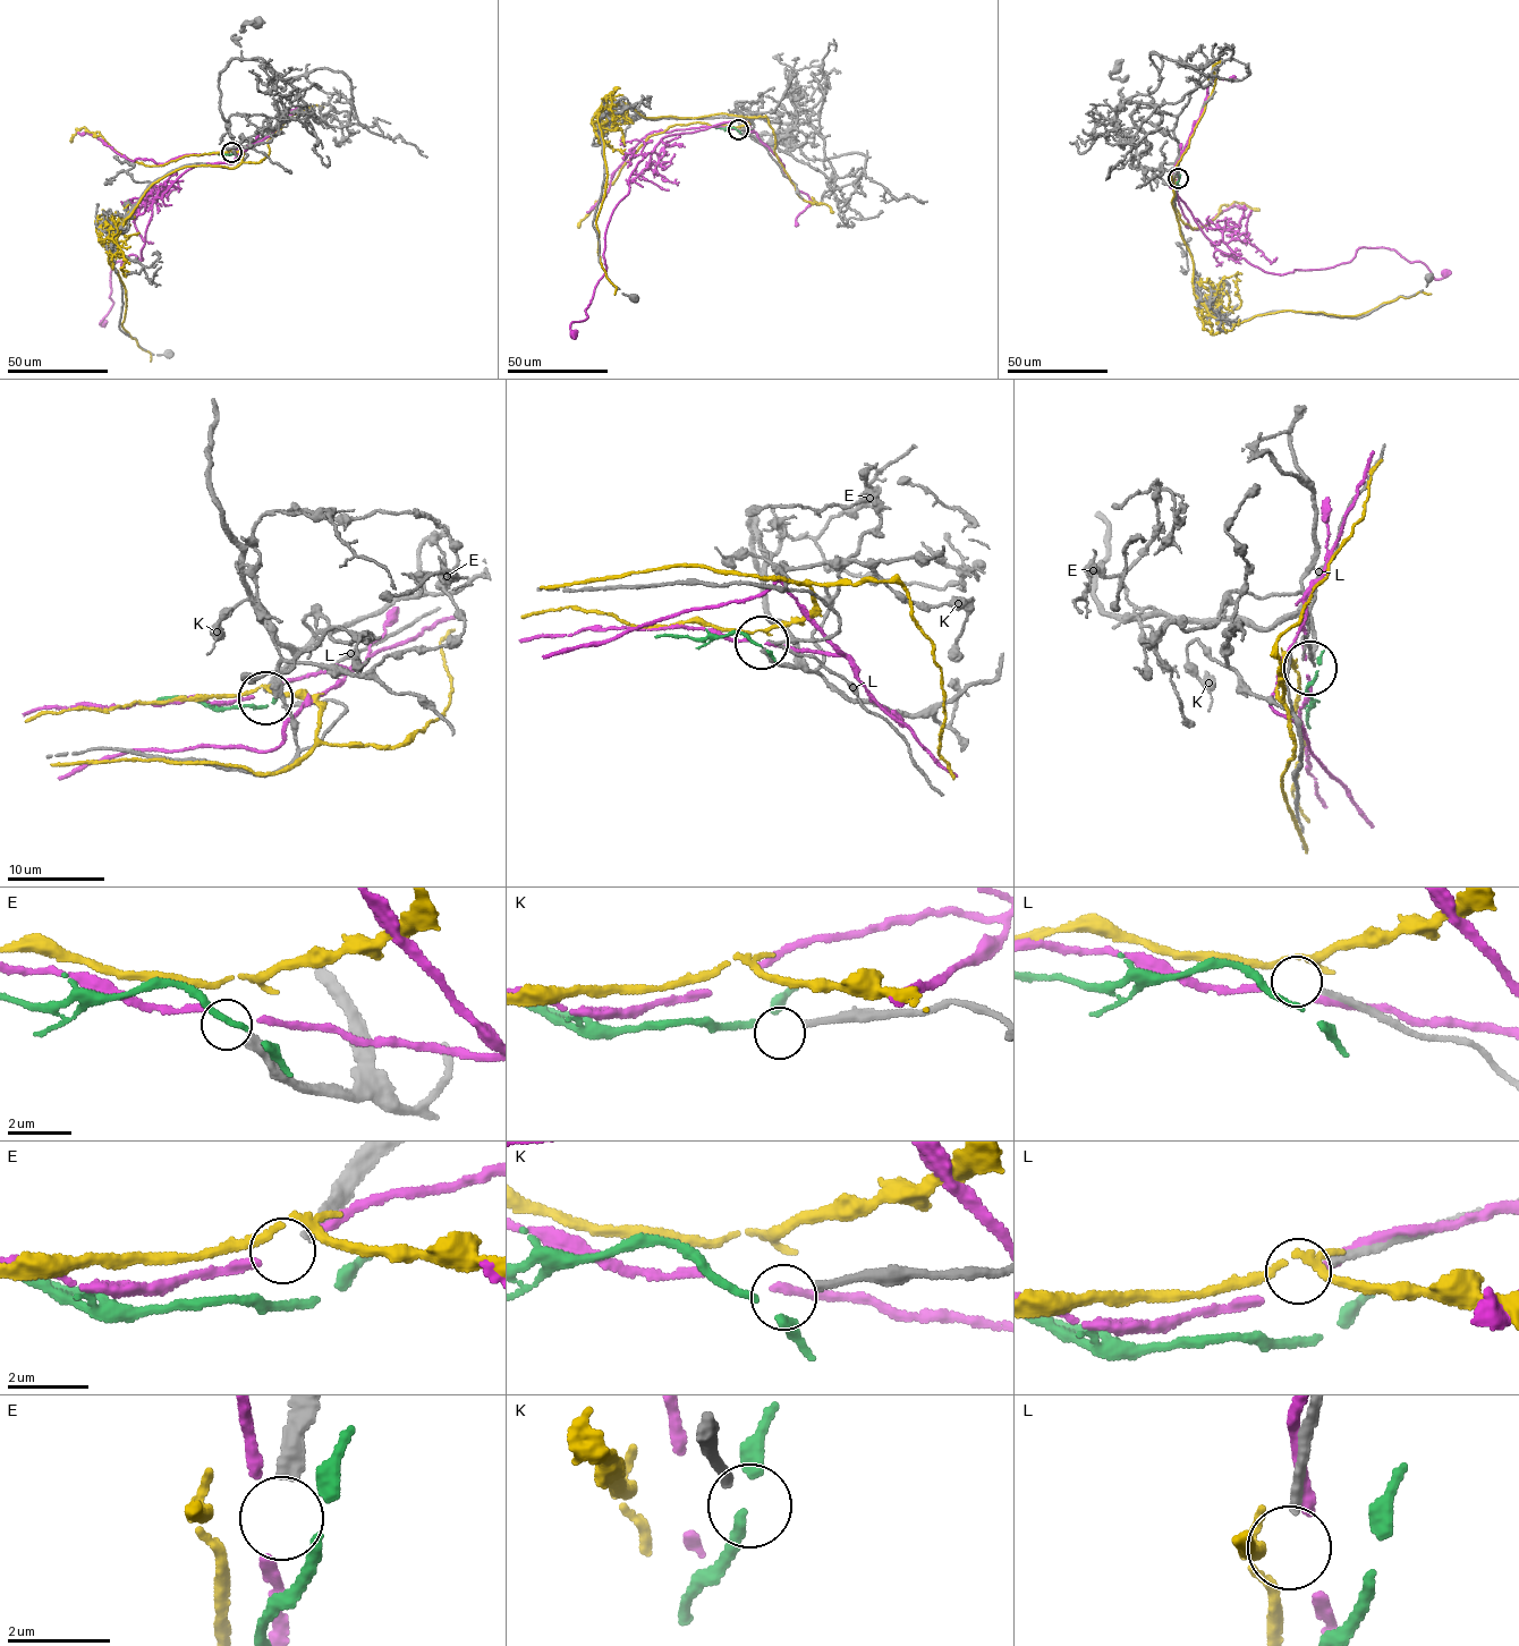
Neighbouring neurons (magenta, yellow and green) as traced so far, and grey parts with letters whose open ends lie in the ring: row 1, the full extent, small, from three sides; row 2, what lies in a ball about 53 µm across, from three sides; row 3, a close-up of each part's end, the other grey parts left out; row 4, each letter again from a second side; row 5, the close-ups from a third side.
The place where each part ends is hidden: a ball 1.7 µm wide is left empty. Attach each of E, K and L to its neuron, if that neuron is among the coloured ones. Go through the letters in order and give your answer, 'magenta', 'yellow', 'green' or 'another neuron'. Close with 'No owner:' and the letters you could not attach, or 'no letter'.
E: another neuron
K: another neuron
L: another neuron
No owner: E, K, L

